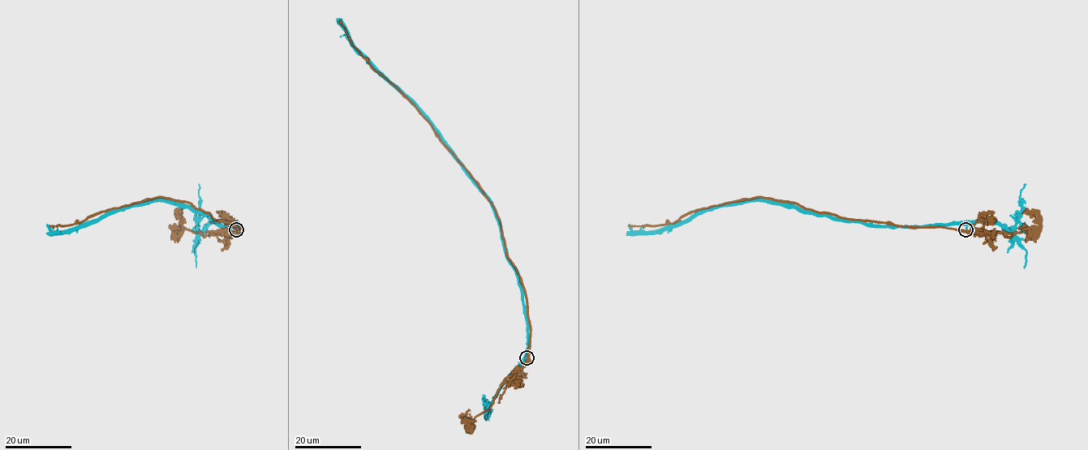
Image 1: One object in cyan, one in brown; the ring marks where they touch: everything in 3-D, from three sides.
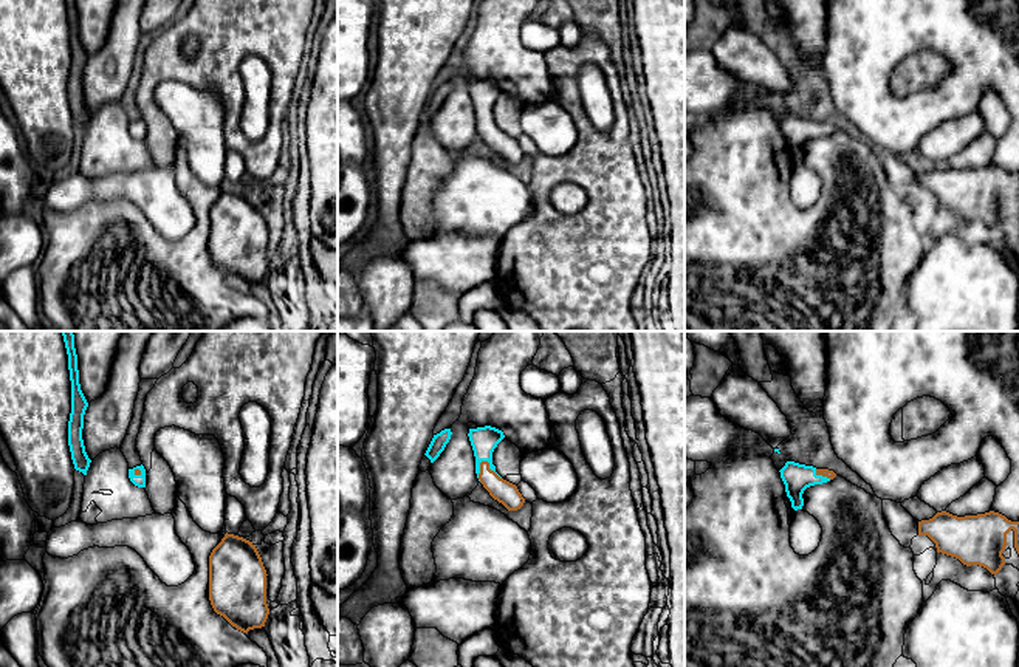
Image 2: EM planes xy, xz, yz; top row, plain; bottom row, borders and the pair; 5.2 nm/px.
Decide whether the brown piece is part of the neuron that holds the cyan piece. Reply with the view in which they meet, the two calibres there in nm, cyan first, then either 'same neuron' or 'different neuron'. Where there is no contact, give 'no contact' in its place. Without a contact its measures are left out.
meets cyan in xz; 140 nm thick on the cyan side, 120 nm on the other; different neuron

